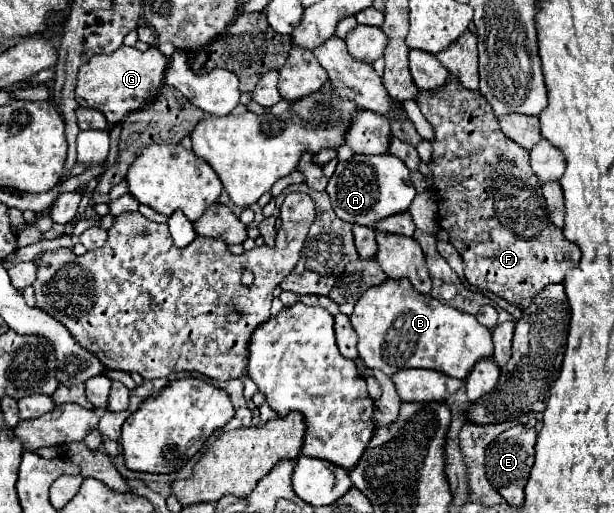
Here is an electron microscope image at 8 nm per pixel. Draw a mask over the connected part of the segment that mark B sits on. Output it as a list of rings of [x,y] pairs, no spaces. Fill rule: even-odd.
[[[387,279],[383,285],[367,289],[353,309],[351,325],[359,335],[359,357],[363,363],[369,369],[381,369],[389,377],[399,369],[421,367],[467,379],[479,361],[493,359],[493,339],[487,327],[479,325],[473,315],[415,291],[409,279]],[[387,331],[389,355],[385,351]]]

